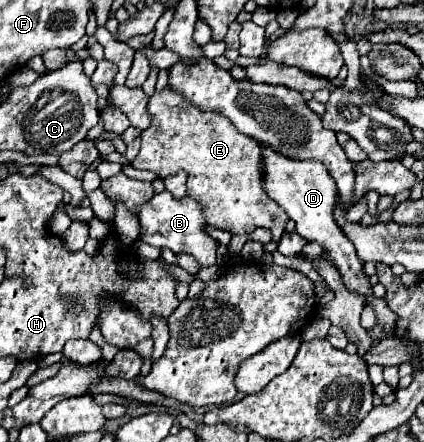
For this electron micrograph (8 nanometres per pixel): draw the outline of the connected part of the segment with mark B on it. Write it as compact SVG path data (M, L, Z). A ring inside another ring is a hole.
M168 191L156 193L148 203L138 207L138 221L142 229L142 241L154 247L168 247L174 253L190 253L194 255L200 267L210 267L216 263L216 243L204 233L206 219L202 219L202 211L194 199L174 199Z

